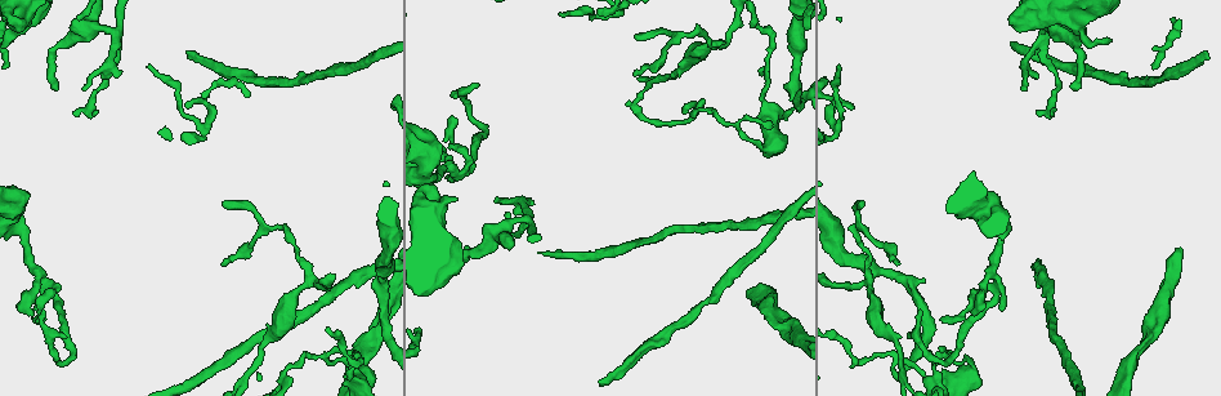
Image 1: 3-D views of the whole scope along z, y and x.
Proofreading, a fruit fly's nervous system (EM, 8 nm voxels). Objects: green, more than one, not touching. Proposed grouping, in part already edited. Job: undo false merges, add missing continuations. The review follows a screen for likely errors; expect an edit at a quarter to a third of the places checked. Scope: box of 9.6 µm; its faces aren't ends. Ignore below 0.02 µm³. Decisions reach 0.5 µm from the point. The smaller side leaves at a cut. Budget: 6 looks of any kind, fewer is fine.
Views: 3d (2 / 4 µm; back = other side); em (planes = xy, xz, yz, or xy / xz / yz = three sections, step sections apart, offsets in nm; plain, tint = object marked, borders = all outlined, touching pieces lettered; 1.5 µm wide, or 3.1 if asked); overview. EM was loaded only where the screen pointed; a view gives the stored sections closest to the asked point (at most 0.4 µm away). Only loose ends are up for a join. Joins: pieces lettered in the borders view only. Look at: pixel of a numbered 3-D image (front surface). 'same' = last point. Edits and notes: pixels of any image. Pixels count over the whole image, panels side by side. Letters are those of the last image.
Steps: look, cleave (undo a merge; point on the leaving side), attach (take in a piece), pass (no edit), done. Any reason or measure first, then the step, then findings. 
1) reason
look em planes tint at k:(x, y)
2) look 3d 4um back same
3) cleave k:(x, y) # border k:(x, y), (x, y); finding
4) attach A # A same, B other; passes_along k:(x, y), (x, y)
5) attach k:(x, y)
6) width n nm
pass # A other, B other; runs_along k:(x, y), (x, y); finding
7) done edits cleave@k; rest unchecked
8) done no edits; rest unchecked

arms part here
look 3d 2um at 1:(868, 280)

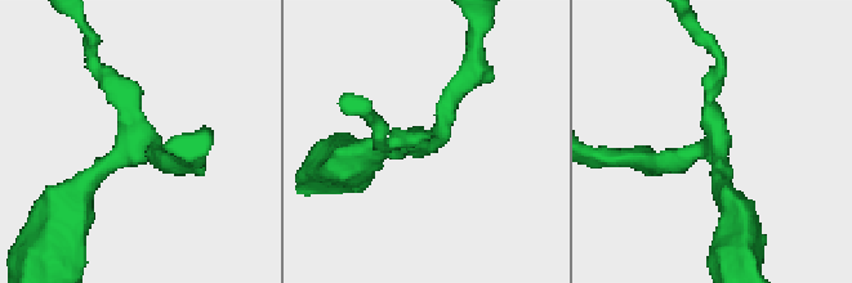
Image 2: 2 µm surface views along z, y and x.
arms 3; need the tissue
look em planes borders at 2:(132, 145)

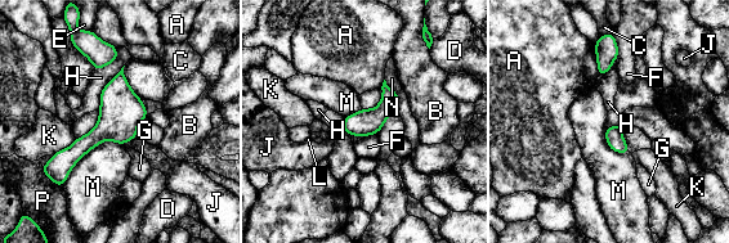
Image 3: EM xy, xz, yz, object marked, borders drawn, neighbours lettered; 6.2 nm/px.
longest_contact M 460 nm
pass # A other, B other, C other, D other, E other, F other, G other, H other, J other, K other, L other, M other, N other, P other; border 3:(621, 126), (621, 134), (630, 152); all the same neuron

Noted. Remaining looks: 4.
thin neck
look em planes tint at 1:(837, 128)

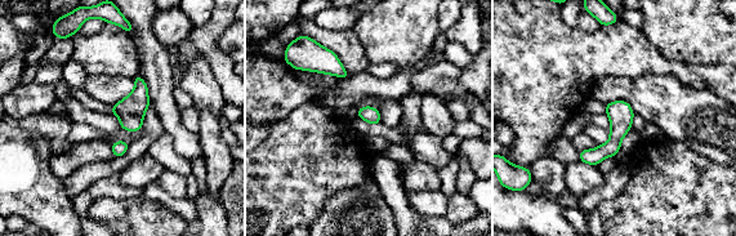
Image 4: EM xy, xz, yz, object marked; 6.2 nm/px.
see the neighbours
look em planes borders same

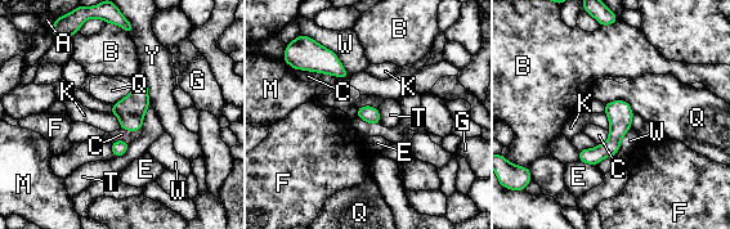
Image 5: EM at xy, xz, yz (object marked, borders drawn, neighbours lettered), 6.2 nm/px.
pass # A other, B other, C other, E other, F other, G other, K other, M other, Q other, T other, W other, Y other; runs_along 5:(622, 103), (614, 138), (583, 158); all the same neuron

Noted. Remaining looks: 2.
sharp bend
look em planes borders at 1:(948, 360)

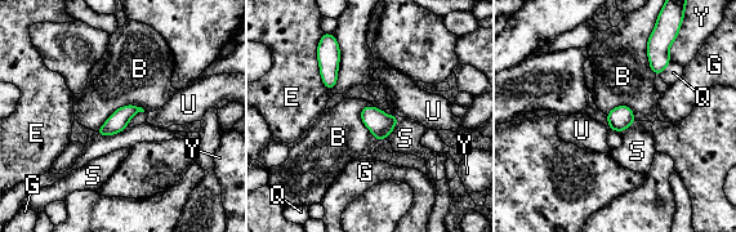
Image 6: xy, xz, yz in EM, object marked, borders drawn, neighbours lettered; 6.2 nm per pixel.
longest_contact E 320 nm
pass # B other, E other, G other, Q other, S other, U other, Y other; border 6:(364, 106), (361, 121), (378, 141); all the same neuron

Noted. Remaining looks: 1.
done no edits; rest unchecked

